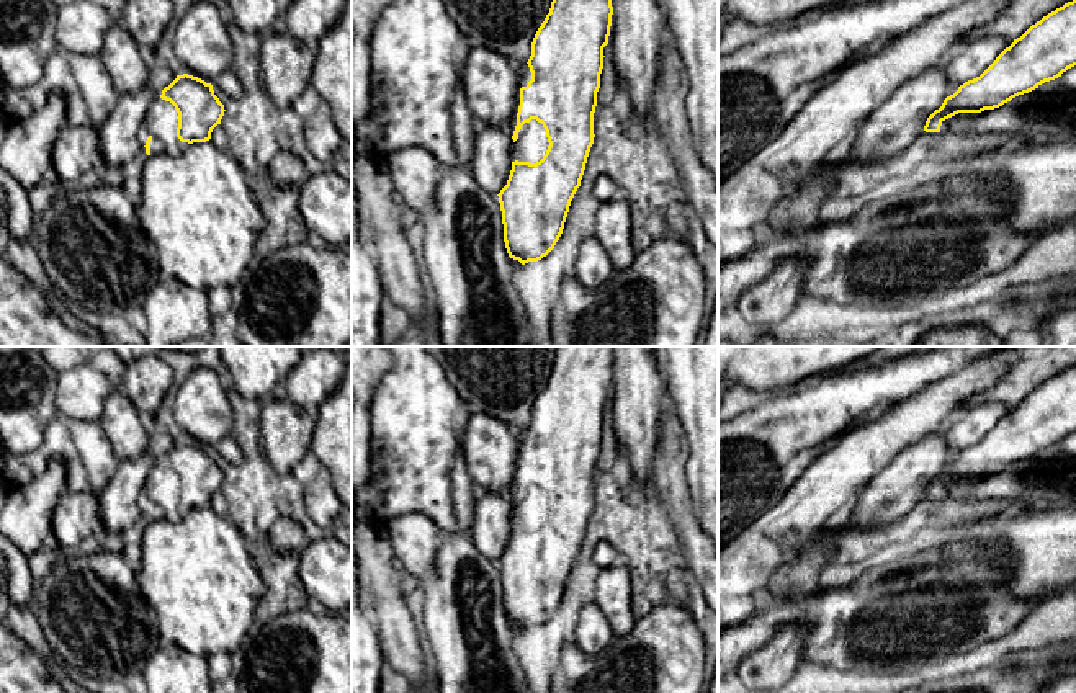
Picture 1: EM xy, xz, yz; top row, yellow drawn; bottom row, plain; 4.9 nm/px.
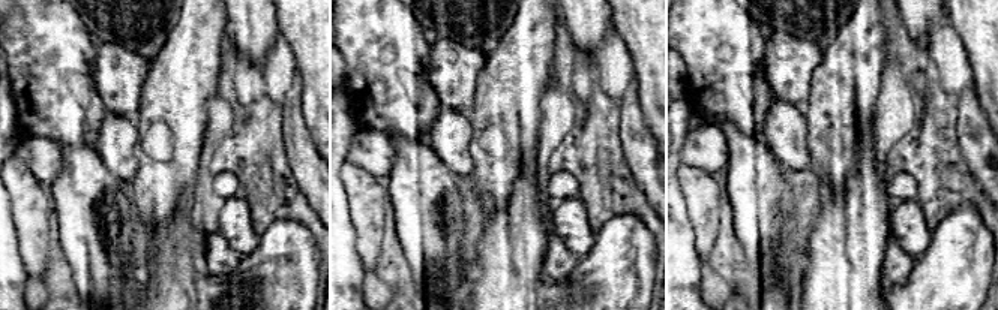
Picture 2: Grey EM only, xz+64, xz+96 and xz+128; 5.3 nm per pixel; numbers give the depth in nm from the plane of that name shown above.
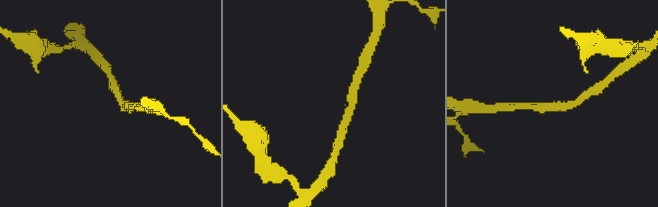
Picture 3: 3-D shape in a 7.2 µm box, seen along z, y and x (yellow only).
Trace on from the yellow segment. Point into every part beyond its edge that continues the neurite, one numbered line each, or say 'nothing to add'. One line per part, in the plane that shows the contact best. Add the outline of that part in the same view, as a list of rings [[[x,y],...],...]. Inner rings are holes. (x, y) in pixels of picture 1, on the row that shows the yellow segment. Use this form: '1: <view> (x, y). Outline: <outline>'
1: xz (532, 144). Outline: [[[531,119],[522,126],[518,139],[512,144],[510,159],[512,162],[536,163],[546,154],[548,145],[549,142],[543,124]]]

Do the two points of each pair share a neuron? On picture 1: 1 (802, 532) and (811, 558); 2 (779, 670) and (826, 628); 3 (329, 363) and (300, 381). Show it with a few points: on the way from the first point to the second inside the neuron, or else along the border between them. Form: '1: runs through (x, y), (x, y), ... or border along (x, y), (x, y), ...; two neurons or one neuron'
1: border along (818, 533), (793, 558), (775, 569); two neurons
2: border along (805, 630), (793, 623), (785, 623), (762, 648); two neurons
3: runs through (322, 370), (311, 381), (306, 381); one neuron

